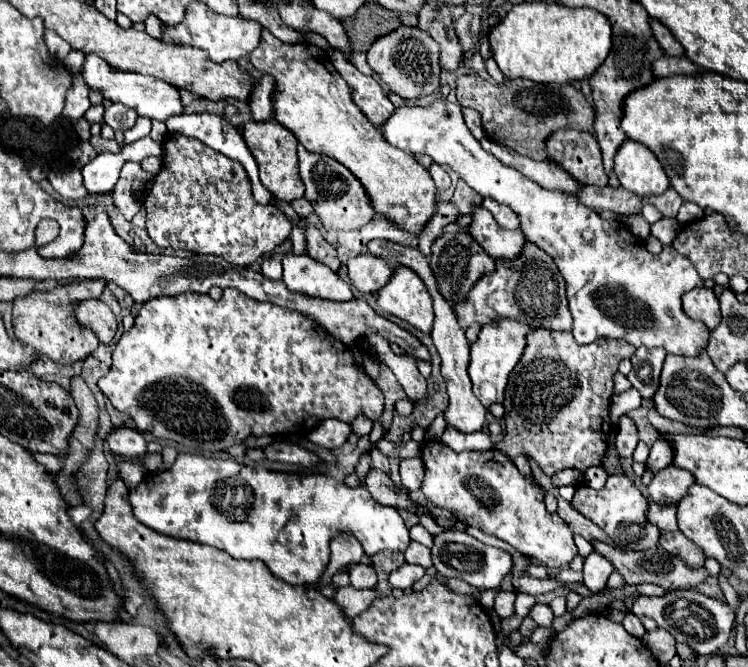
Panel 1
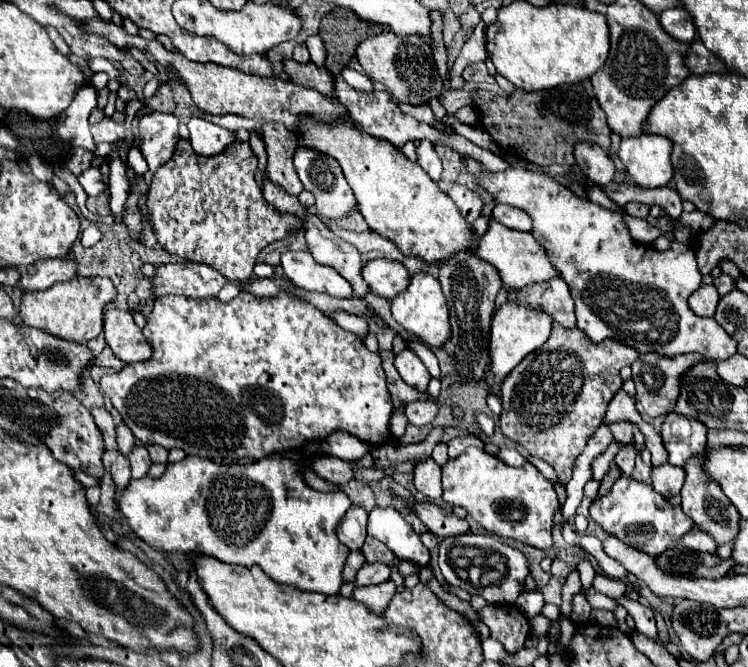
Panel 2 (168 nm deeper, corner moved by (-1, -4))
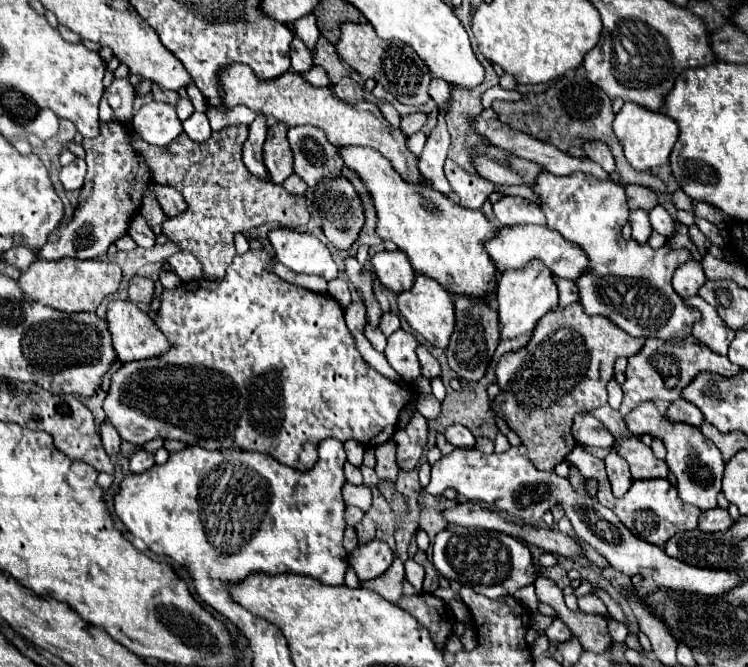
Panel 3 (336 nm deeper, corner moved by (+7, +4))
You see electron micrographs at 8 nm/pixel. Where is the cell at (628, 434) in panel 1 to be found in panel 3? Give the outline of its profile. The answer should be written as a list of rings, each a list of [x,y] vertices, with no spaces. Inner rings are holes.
[[[610,452],[604,458],[604,462],[606,462],[606,472],[608,472],[608,478],[612,482],[614,494],[622,496],[630,488],[630,484],[632,484],[628,462],[624,462],[624,458],[618,456],[618,452]]]

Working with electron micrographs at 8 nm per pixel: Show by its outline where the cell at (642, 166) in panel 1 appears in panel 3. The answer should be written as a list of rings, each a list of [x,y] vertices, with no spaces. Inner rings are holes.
[[[626,102],[622,106],[622,110],[616,114],[614,134],[624,148],[624,156],[628,160],[628,164],[634,170],[650,170],[650,168],[668,164],[670,150],[678,138],[678,124],[660,112],[648,112],[646,108],[638,106],[638,104]]]

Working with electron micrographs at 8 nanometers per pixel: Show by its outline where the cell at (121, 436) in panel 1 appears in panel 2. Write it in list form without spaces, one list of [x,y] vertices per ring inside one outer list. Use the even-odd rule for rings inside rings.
[[[134,448],[128,454],[128,460],[130,460],[130,466],[132,466],[132,478],[144,478],[144,476],[148,476],[148,470],[150,470],[152,462],[148,458],[146,448]]]

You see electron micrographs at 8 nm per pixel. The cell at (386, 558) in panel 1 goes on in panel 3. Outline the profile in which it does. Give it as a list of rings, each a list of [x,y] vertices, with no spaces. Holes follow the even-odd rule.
[[[364,516],[362,522],[356,526],[356,534],[358,534],[360,544],[368,544],[368,542],[372,542],[372,540],[374,540],[374,530],[376,530],[374,522],[372,522],[368,516]]]

